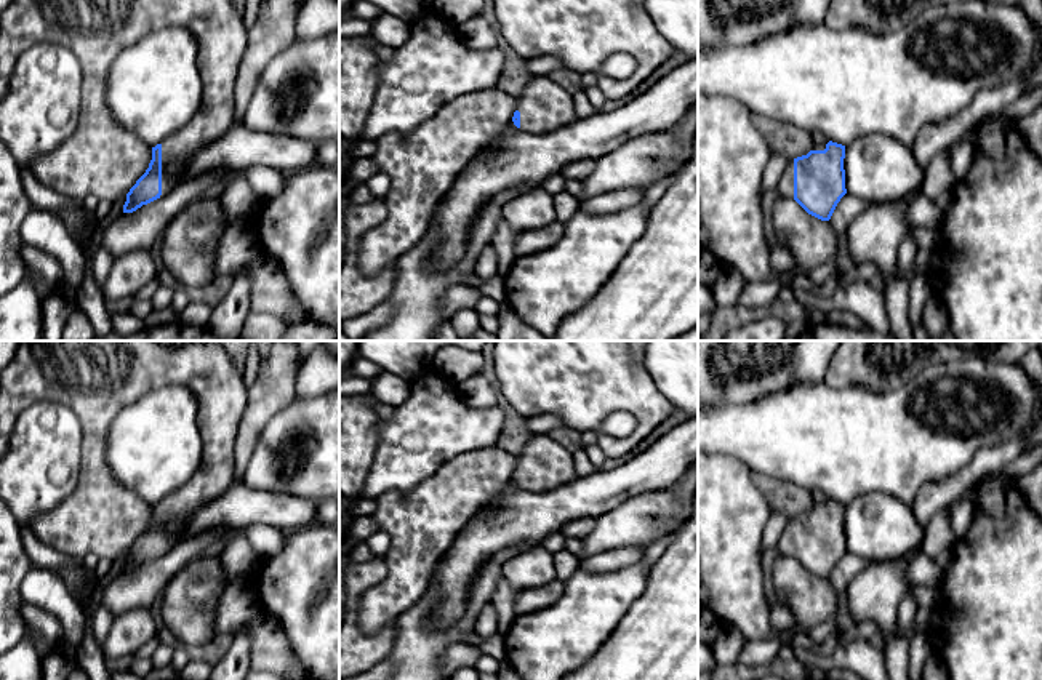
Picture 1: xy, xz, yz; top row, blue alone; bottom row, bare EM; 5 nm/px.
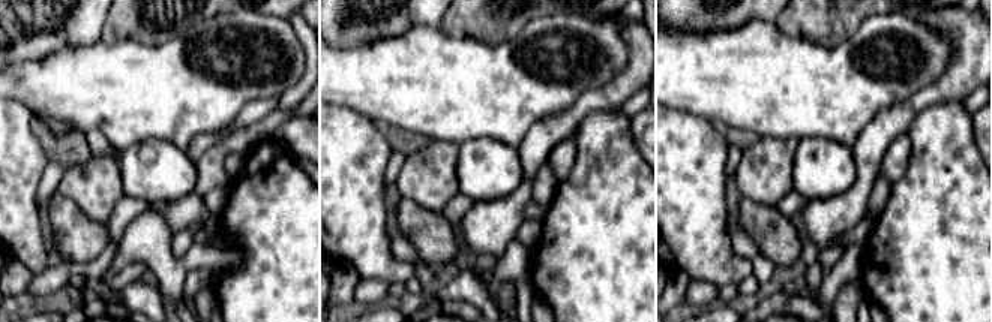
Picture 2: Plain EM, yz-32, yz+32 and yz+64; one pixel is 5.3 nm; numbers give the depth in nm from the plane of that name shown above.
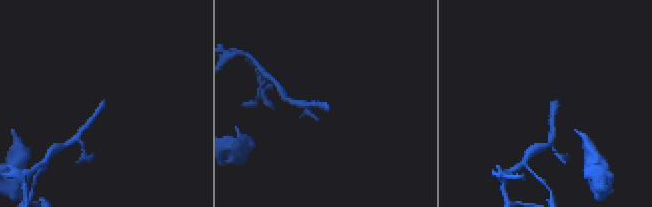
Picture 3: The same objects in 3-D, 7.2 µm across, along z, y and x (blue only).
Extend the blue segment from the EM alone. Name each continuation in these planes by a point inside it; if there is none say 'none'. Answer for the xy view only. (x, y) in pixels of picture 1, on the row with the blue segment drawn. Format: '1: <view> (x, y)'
1: xy (103, 159)

